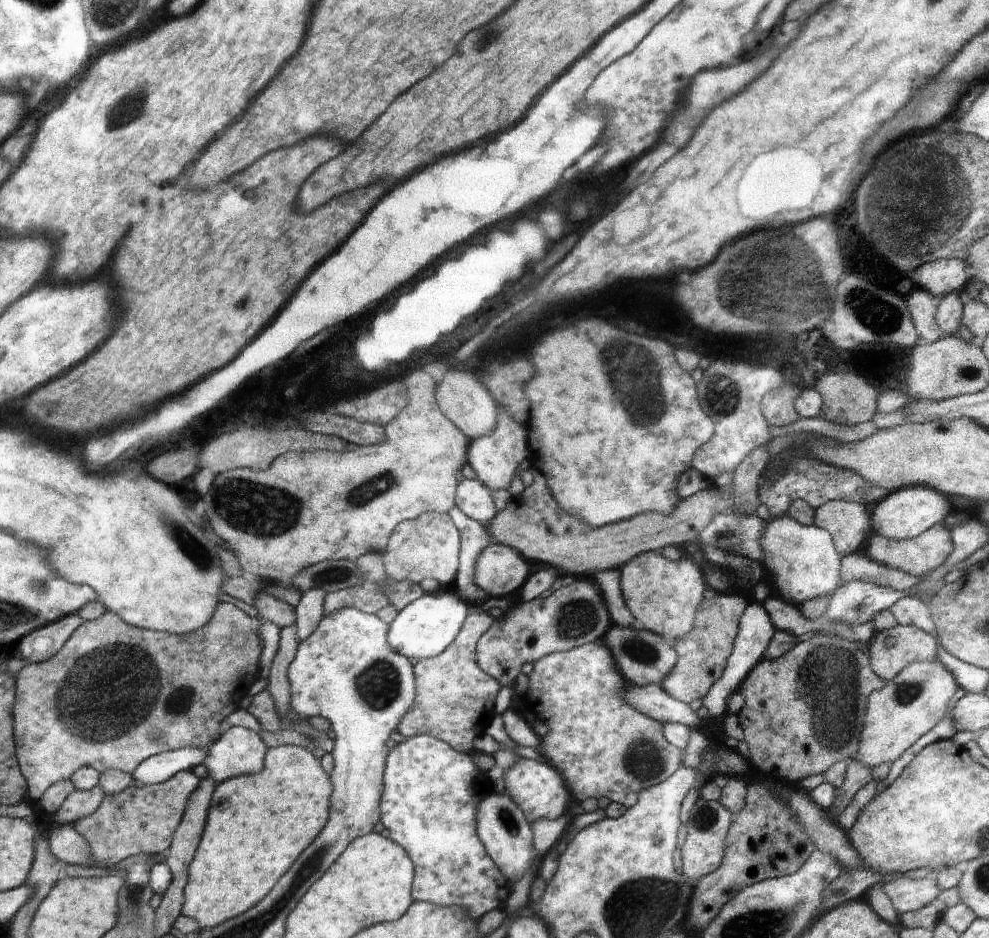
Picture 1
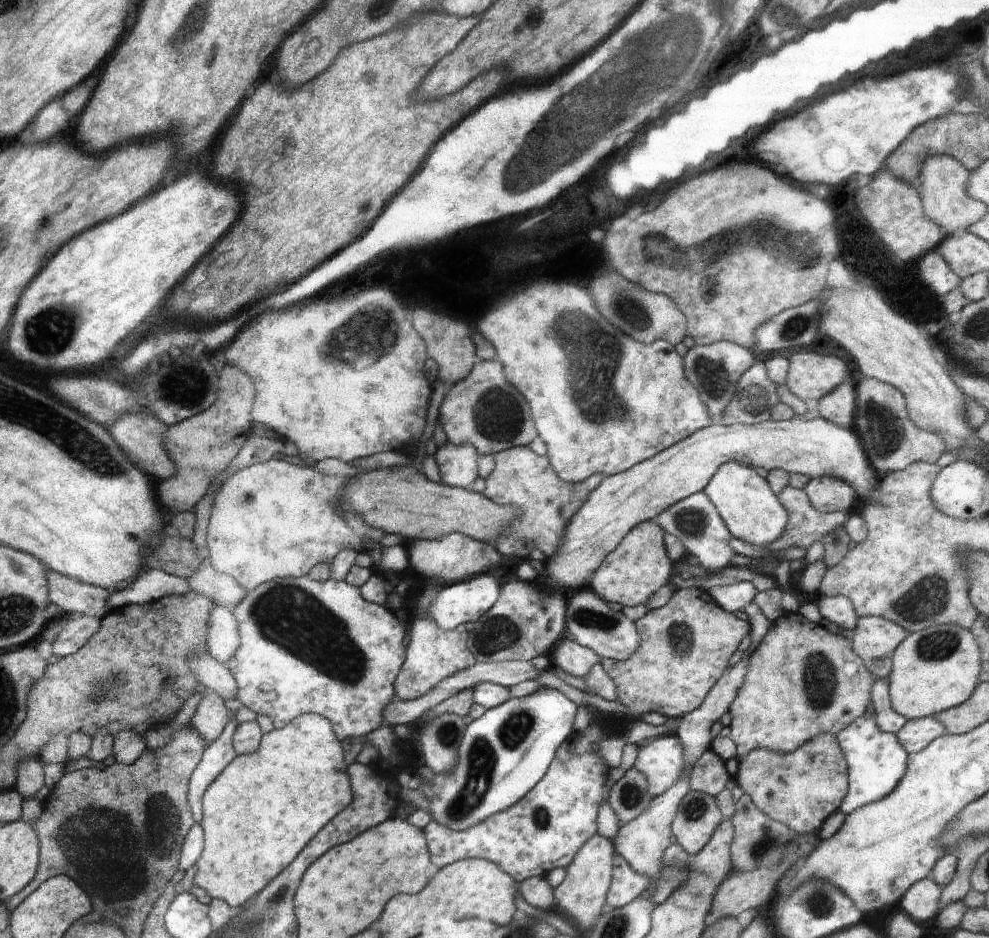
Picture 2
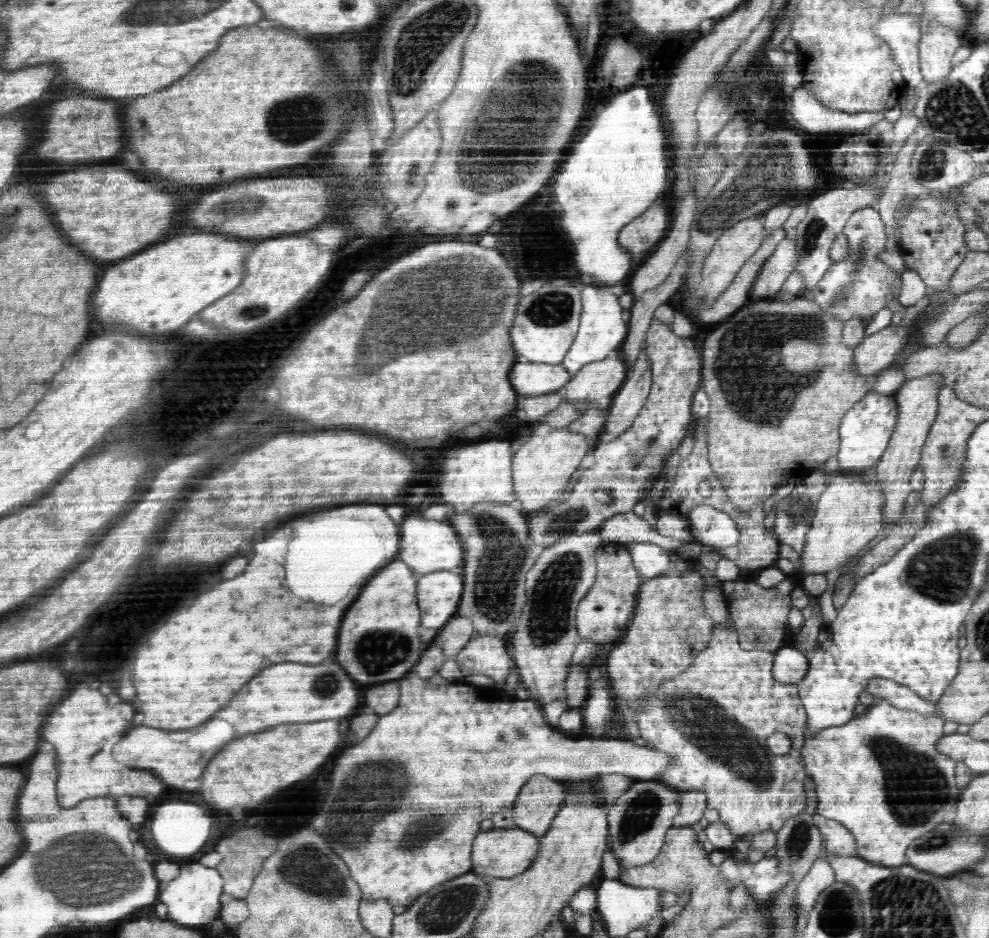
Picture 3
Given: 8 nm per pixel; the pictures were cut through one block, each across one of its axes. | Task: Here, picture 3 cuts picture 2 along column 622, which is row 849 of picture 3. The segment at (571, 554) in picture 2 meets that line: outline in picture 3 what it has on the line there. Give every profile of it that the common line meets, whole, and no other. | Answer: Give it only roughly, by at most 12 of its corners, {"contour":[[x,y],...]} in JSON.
{"contour":[[520,828],[474,837],[472,872],[512,878],[532,866],[541,837]]}

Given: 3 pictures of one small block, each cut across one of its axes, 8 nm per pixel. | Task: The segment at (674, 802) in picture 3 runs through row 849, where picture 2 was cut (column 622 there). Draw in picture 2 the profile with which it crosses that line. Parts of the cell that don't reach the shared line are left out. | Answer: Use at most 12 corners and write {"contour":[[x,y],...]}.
{"contour":[[589,587],[568,596],[566,635],[602,660],[640,646],[634,621]]}

